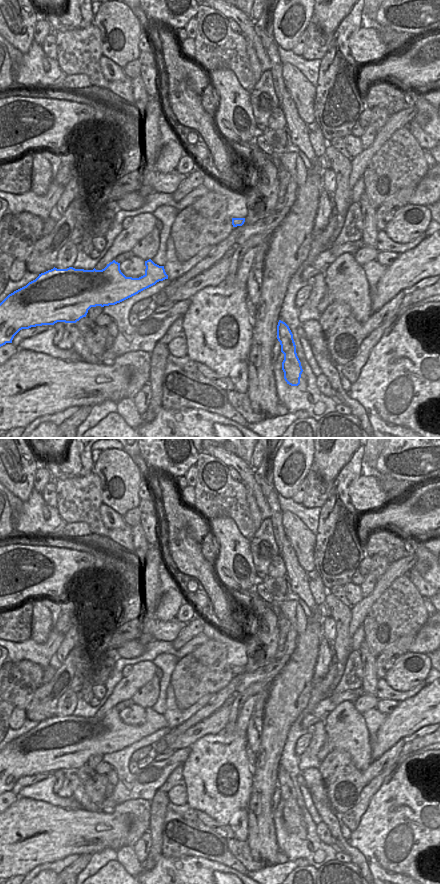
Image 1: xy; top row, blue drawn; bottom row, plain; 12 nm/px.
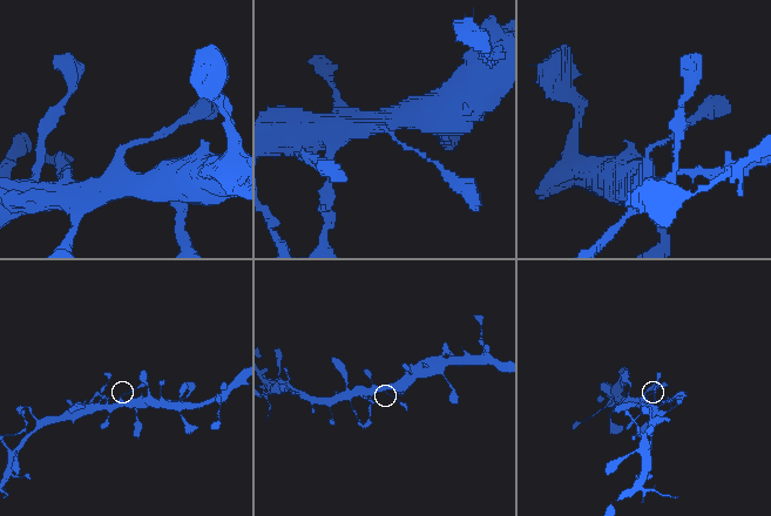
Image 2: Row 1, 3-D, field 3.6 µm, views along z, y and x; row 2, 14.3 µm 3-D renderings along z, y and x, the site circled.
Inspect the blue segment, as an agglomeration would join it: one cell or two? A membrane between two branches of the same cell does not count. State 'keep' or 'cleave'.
keep

